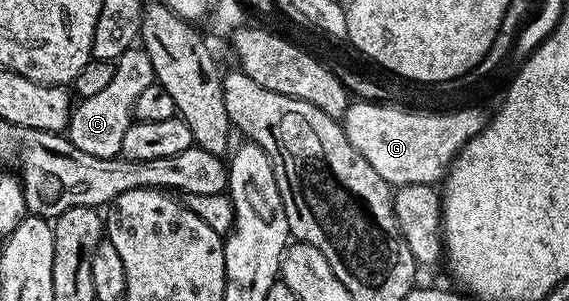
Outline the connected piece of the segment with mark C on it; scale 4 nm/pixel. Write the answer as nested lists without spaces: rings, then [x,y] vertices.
[[[133,46],[114,62],[114,78],[96,95],[82,98],[70,112],[67,126],[68,139],[75,147],[89,155],[116,158],[122,149],[127,127],[133,122],[133,107],[147,87],[156,82],[151,59],[144,49]]]

